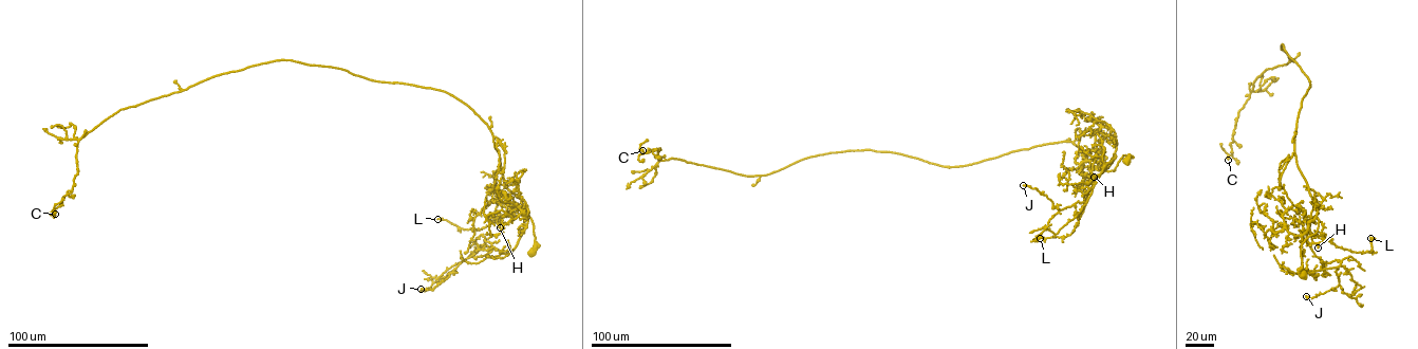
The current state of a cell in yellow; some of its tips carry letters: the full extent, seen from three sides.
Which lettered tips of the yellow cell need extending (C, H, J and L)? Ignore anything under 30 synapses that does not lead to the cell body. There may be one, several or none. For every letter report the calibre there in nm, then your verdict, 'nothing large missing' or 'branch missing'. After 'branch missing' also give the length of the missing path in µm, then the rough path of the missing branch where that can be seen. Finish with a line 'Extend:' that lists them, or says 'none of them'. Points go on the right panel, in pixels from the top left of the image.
C: calibre 380 nm; nothing large missing
H: calibre 220 nm; nothing large missing
J: calibre 180 nm; nothing large missing
L: calibre 240 nm; nothing large missing
Extend: none of them

